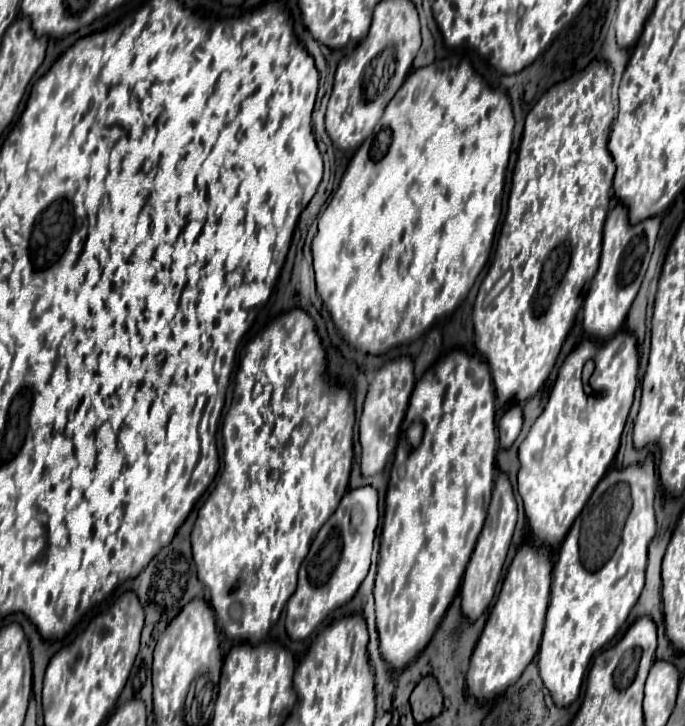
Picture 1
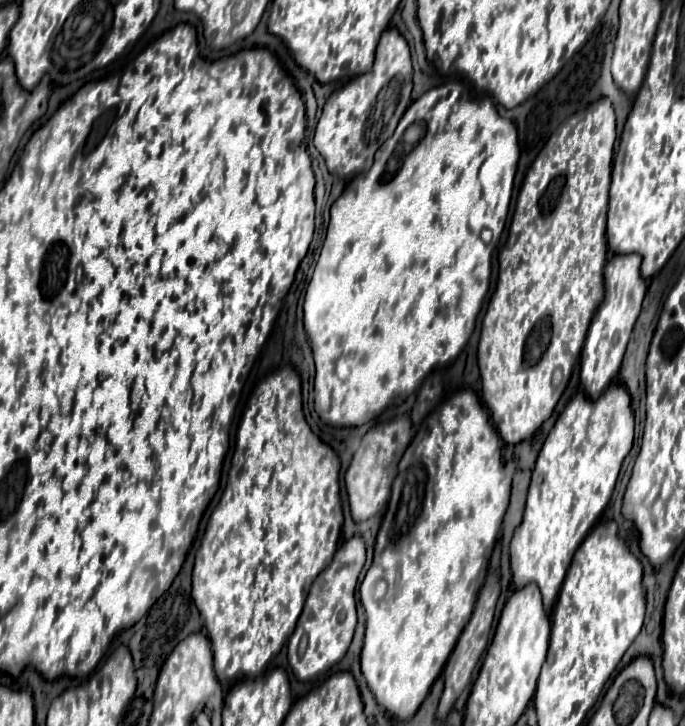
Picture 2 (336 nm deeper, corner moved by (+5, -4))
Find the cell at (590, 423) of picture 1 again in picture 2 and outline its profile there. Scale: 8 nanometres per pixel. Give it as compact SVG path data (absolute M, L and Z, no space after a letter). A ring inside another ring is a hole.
M611 386L595 402L591 398L585 398L583 394L577 394L567 404L563 414L557 418L553 430L549 432L533 470L527 508L521 524L515 530L509 550L515 588L523 588L525 584L535 582L541 588L547 612L551 612L551 608L555 606L561 582L565 578L565 572L569 568L569 562L577 546L585 540L585 534L589 534L589 530L597 524L599 516L609 504L621 464L629 454L631 444L633 444L633 412L631 412L631 398L623 386Z

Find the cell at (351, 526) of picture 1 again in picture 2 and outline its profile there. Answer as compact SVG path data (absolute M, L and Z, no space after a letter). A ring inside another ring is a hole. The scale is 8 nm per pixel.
M355 536L339 546L333 562L313 582L305 608L297 622L297 630L293 632L293 636L289 640L289 654L287 654L293 674L301 682L315 680L319 674L327 672L331 666L335 666L345 656L345 652L353 640L355 626L357 626L355 586L357 586L357 578L359 578L363 564L365 564L365 540ZM303 634L307 634L309 646L307 646L305 654L299 656L299 640Z

